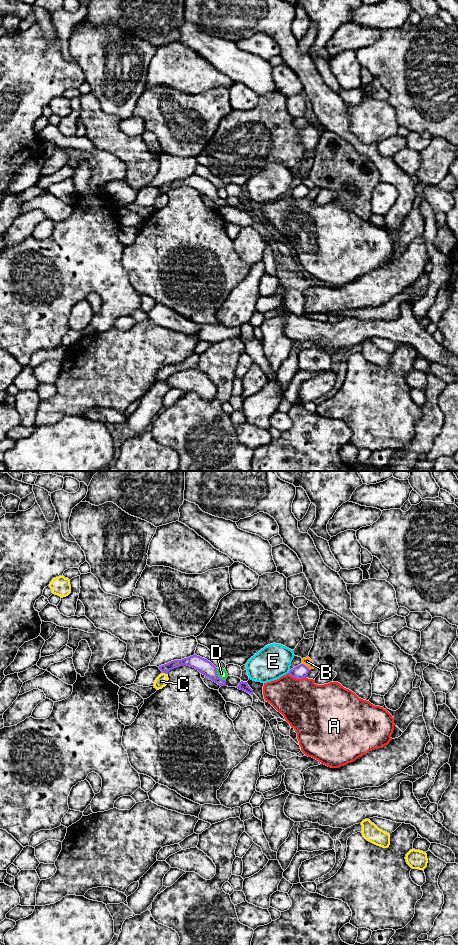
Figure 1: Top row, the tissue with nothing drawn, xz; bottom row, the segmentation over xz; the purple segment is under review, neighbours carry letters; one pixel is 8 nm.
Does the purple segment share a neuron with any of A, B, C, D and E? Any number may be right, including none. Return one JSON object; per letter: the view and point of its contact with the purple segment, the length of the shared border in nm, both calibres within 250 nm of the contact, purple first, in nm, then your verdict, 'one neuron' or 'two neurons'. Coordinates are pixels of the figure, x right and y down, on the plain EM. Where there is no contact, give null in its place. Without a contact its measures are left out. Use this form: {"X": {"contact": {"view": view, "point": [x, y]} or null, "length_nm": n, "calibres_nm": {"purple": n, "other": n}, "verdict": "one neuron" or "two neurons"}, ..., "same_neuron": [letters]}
{"A": {"contact": {"view": "xz", "point": [297, 198]}, "length_nm": 150, "calibres_nm": {"purple": 110, "other": 400}, "verdict": "two neurons"}, "B": {"contact": {"view": "xz", "point": [306, 186]}, "length_nm": 90, "calibres_nm": {"purple": 110, "other": 70}, "verdict": "two neurons"}, "C": {"contact": {"view": "xz", "point": [165, 193]}, "length_nm": 50, "calibres_nm": {"purple": 100, "other": 100}, "verdict": "two neurons"}, "D": {"contact": {"view": "xz", "point": [217, 196]}, "length_nm": 130, "calibres_nm": {"purple": 120, "other": 80}, "verdict": "two neurons"}, "E": {"contact": {"view": "xz", "point": [289, 192]}, "length_nm": 40, "calibres_nm": {"purple": 110, "other": 280}, "verdict": "two neurons"}, "same_neuron": []}

